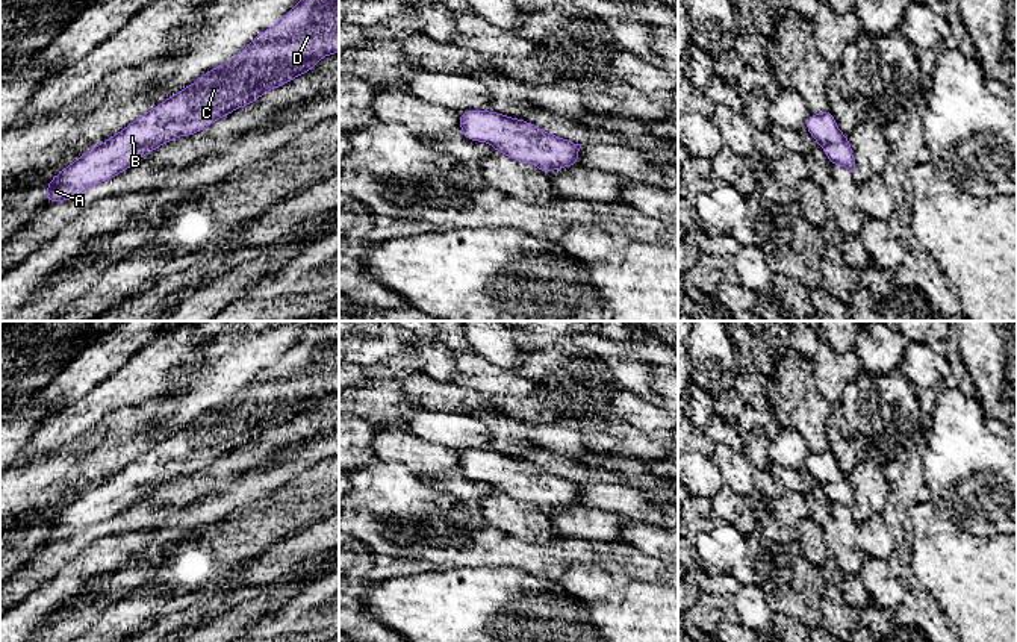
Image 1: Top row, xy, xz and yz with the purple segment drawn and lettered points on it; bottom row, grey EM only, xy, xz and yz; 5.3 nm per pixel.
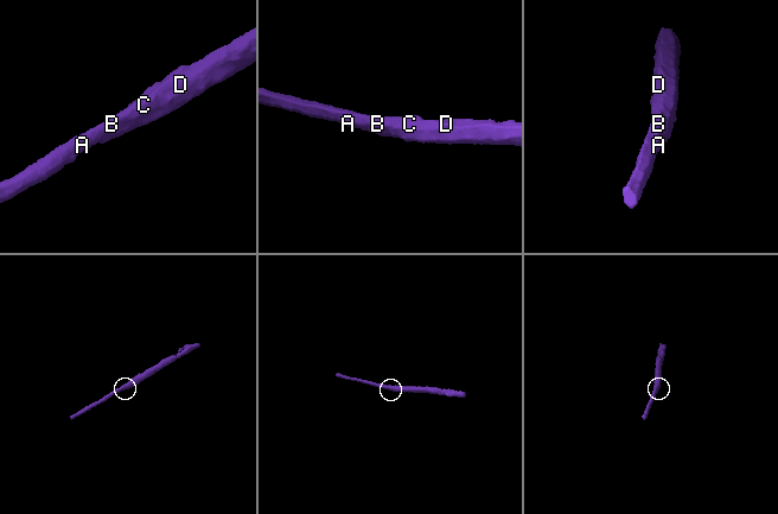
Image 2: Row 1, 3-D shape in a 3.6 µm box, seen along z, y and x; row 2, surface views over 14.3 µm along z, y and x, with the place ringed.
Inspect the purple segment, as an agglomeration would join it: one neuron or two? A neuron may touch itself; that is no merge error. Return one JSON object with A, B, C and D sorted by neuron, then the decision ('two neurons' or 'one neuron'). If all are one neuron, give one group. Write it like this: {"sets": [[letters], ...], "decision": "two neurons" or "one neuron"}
{"sets": [["A", "B", "C", "D"]], "decision": "one neuron"}

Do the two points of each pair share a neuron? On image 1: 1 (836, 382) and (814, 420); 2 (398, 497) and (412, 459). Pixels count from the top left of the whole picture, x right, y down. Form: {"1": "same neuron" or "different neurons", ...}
{"1": "different neurons", "2": "different neurons"}

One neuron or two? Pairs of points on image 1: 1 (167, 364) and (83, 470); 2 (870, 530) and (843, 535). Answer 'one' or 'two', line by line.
1: two
2: two

